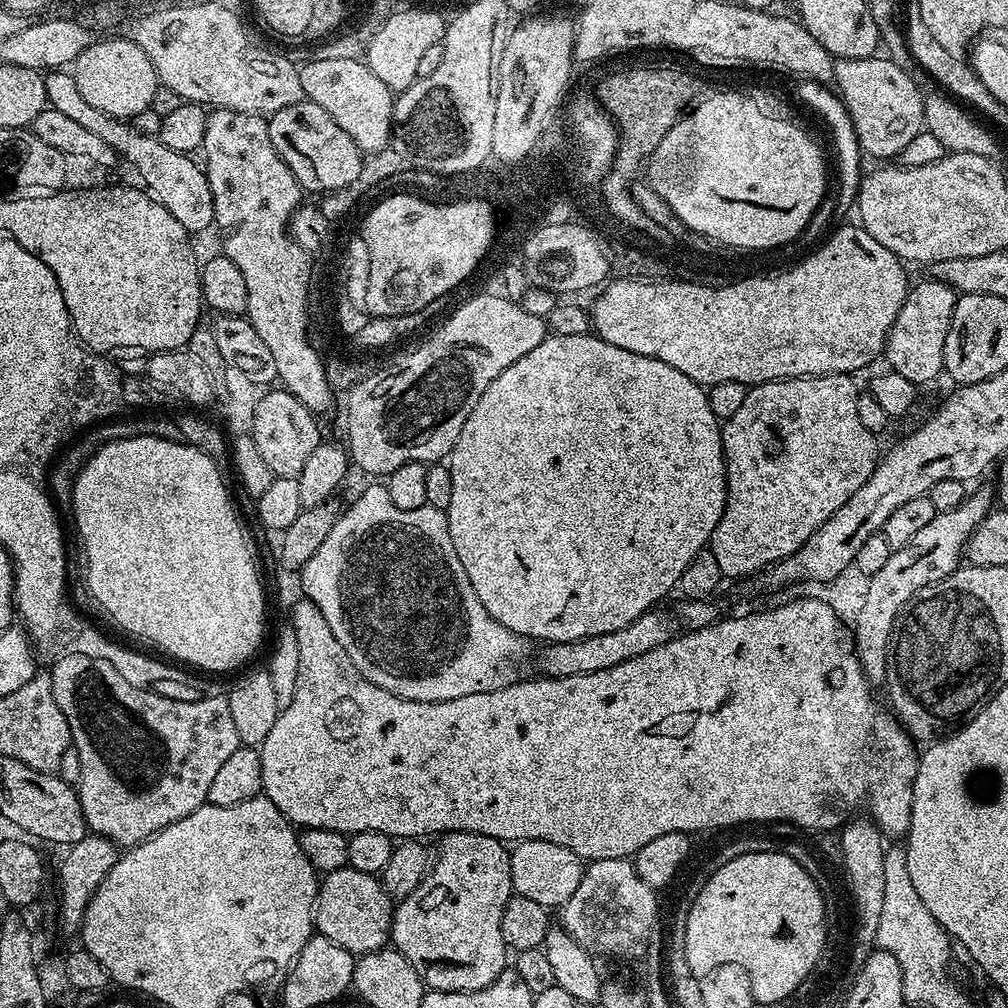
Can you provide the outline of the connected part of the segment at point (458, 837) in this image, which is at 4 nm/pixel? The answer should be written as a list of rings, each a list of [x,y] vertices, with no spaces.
[[[446,832],[439,837],[440,849],[434,852],[434,859],[430,864],[430,871],[424,875],[424,880],[417,888],[407,896],[405,900],[395,905],[392,913],[391,947],[401,952],[414,966],[414,970],[421,976],[429,989],[437,992],[469,992],[470,990],[482,990],[482,986],[490,986],[498,974],[502,974],[510,964],[510,949],[502,938],[502,910],[506,910],[506,902],[514,894],[512,891],[512,879],[510,878],[510,852],[505,841],[495,840],[481,832]]]

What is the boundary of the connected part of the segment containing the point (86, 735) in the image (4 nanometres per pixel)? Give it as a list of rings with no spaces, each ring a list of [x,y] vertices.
[[[74,654],[52,660],[50,671],[54,702],[58,710],[66,714],[66,722],[70,726],[72,735],[71,744],[78,750],[78,758],[82,758],[82,778],[78,785],[82,814],[86,818],[89,829],[95,835],[110,838],[110,842],[114,842],[117,846],[140,844],[144,840],[149,840],[153,834],[160,832],[166,826],[186,818],[186,814],[194,814],[194,810],[201,808],[207,801],[210,782],[214,782],[218,769],[225,764],[226,758],[230,758],[230,754],[234,754],[236,748],[241,747],[238,730],[234,730],[234,718],[230,718],[230,706],[223,695],[208,694],[204,699],[194,702],[166,698],[162,694],[154,694],[149,688],[139,688],[126,682],[126,678],[122,678],[122,674],[118,674],[118,670],[114,670],[114,666],[110,666],[109,661],[103,661],[102,658],[86,658],[86,654]]]

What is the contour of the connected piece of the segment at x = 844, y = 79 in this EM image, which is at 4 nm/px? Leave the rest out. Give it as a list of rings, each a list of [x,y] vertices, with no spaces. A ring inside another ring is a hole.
[[[883,55],[867,56],[866,58],[850,58],[849,60],[835,61],[836,78],[835,91],[853,120],[857,140],[860,143],[860,151],[865,157],[877,156],[880,162],[884,162],[887,156],[899,157],[900,151],[907,146],[918,133],[925,127],[923,106],[925,93],[919,86],[899,68],[892,60],[883,60]]]

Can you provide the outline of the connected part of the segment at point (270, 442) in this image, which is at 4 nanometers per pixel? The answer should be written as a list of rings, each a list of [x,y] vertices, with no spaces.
[[[287,390],[280,392],[265,391],[254,409],[251,435],[254,446],[258,446],[258,454],[262,454],[266,466],[270,466],[273,477],[299,476],[302,466],[310,459],[314,446],[322,443],[320,428],[316,425],[317,417],[311,408],[307,408],[294,394]]]

